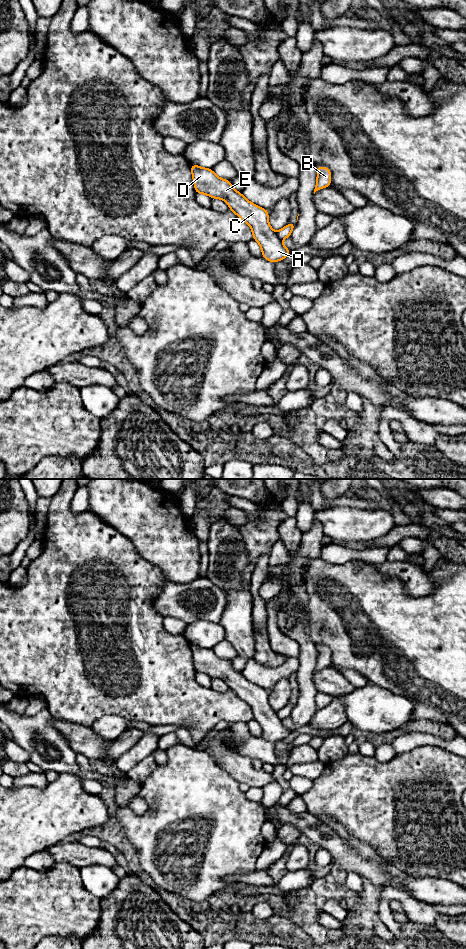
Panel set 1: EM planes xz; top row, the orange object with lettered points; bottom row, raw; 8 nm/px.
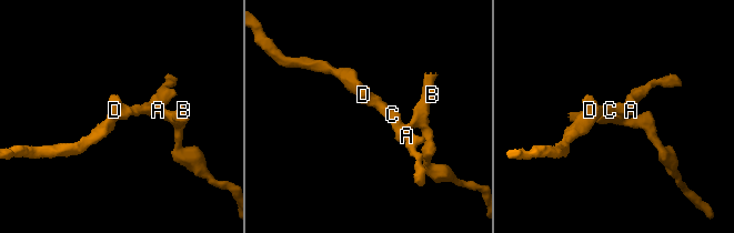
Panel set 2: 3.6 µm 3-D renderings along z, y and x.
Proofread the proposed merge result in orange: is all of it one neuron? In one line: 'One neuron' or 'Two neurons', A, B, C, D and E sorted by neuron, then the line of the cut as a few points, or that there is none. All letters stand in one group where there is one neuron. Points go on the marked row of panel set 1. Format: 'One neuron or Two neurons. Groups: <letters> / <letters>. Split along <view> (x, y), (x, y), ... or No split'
Two neurons. Groups: A C D E / B. Split along xz (276, 232), (281, 239)

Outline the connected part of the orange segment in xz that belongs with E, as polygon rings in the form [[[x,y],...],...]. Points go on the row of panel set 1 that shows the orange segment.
[[[190,165],[194,189],[197,194],[206,194],[212,199],[222,199],[241,220],[252,229],[253,239],[262,249],[262,257],[270,262],[278,262],[290,254],[290,249],[282,244],[268,221],[269,211],[247,200],[236,191],[230,180],[219,178],[212,169]]]

